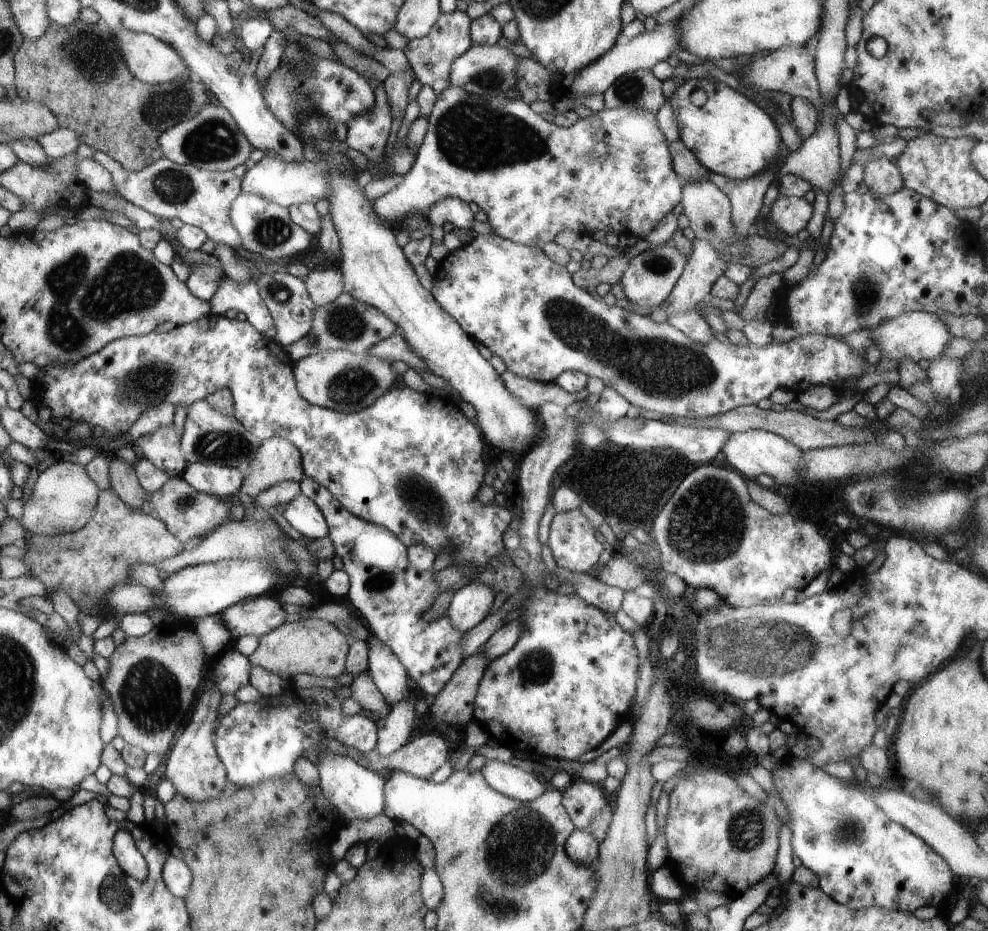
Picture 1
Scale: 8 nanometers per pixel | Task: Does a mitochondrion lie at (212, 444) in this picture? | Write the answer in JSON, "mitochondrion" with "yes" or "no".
{"mitochondrion":"yes"}

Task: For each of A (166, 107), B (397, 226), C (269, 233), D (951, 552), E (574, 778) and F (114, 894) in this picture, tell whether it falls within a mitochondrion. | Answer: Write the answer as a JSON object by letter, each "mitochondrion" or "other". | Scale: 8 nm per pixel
{"A":"mitochondrion","B":"other","C":"mitochondrion","D":"other","E":"other","F":"mitochondrion"}

